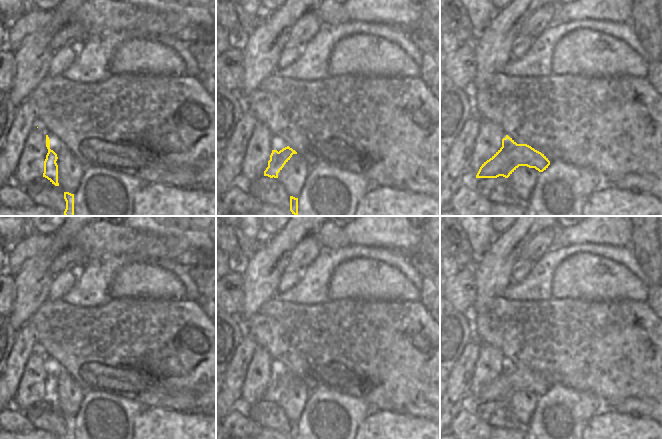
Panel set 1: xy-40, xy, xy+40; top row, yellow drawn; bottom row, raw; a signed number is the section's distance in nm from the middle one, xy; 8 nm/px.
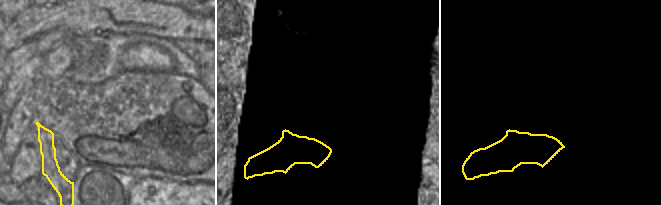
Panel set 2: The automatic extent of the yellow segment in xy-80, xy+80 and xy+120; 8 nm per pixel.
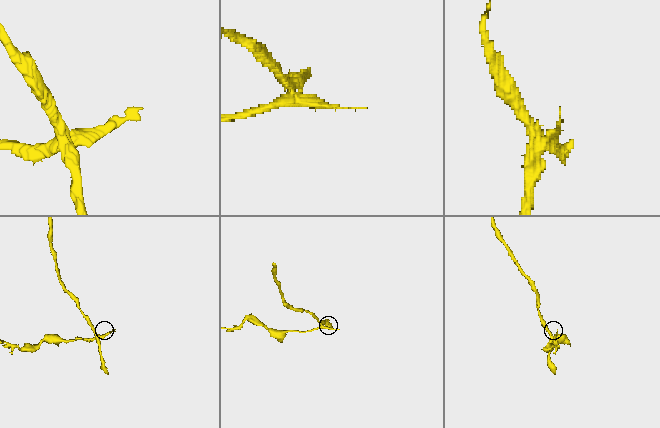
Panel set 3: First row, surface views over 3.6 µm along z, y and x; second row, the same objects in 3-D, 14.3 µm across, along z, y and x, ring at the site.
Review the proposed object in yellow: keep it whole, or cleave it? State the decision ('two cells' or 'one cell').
two cells

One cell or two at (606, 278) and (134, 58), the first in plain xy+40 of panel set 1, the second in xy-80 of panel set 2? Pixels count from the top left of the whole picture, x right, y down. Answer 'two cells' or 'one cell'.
one cell

